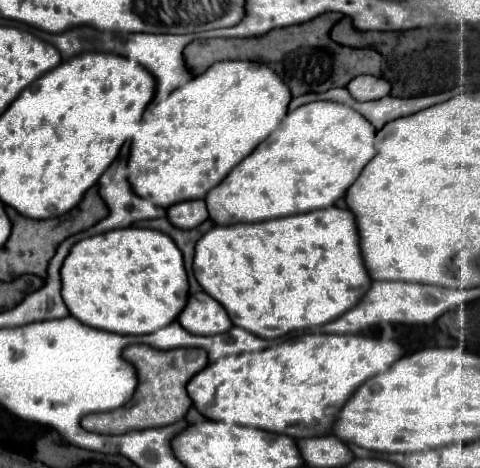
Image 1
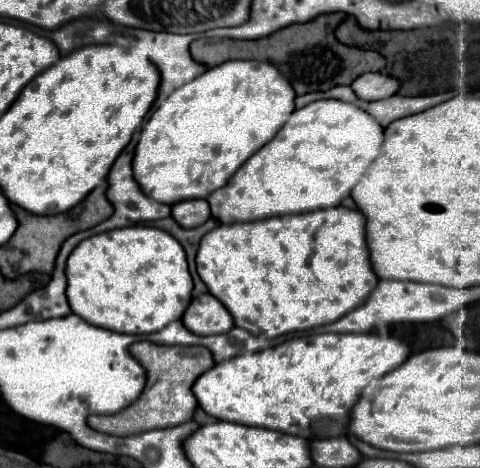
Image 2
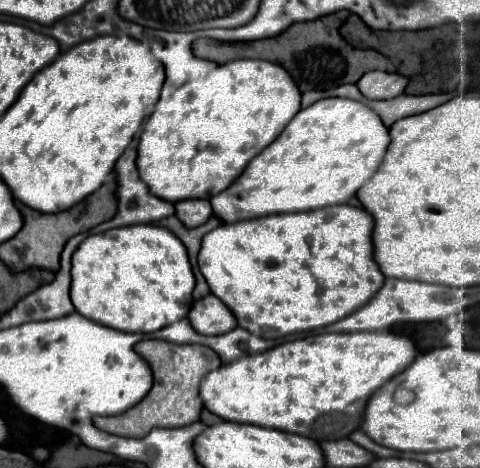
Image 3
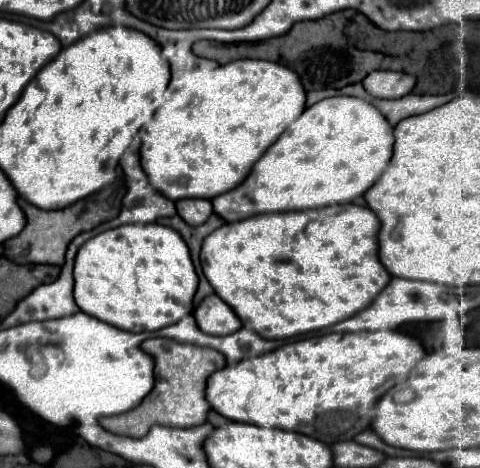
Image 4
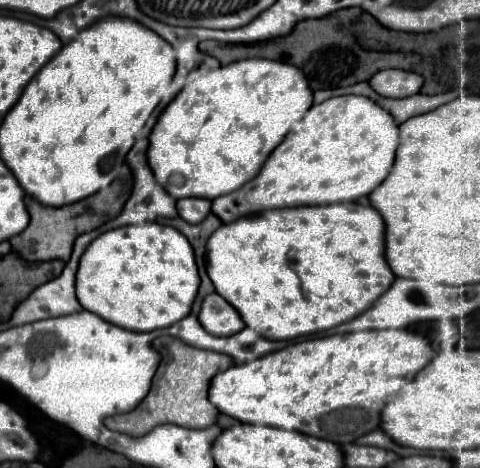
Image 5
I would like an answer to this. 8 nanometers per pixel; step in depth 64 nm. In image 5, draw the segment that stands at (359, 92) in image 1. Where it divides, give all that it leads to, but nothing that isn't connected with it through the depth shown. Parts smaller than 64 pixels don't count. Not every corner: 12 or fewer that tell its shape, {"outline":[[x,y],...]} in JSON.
{"outline":[[380,70],[370,86],[388,98],[408,98],[424,86],[424,76]]}

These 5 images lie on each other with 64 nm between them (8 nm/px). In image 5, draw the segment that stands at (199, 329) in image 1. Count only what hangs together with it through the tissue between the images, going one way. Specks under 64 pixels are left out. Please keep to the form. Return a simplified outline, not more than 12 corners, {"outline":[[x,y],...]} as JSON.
{"outline":[[220,294],[204,298],[198,320],[214,336],[244,328]]}

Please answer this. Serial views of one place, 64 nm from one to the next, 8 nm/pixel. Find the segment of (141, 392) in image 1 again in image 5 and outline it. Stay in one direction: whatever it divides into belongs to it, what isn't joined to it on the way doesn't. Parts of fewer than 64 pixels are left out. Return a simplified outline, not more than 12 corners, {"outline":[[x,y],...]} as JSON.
{"outline":[[174,336],[154,348],[152,388],[106,426],[144,436],[154,426],[208,428],[210,380],[234,360]]}

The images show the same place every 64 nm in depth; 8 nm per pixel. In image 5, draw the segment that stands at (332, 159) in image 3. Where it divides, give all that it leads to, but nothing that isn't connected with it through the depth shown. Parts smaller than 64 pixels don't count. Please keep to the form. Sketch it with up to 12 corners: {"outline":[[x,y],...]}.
{"outline":[[366,96],[314,104],[244,188],[232,222],[264,208],[368,196],[400,126]]}

